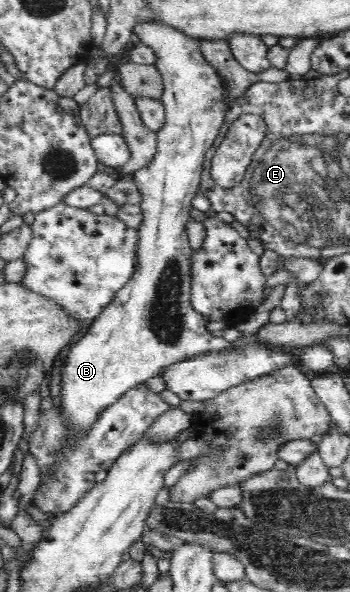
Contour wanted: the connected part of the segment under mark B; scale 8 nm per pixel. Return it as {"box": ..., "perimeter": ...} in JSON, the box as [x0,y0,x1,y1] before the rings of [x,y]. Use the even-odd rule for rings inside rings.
{"box":[54,19,232,446],"perimeter":[[[140,19],[136,21],[131,28],[133,32],[133,37],[137,43],[145,44],[150,50],[154,51],[156,55],[156,62],[154,66],[158,70],[162,78],[162,83],[164,86],[162,98],[160,101],[163,103],[165,109],[165,122],[164,126],[158,130],[157,134],[157,151],[152,157],[150,163],[146,166],[140,168],[132,174],[132,178],[136,179],[140,189],[142,190],[144,199],[141,205],[142,213],[144,215],[144,221],[141,222],[140,229],[137,230],[137,244],[136,244],[136,256],[137,256],[137,268],[133,276],[129,278],[128,284],[125,284],[124,288],[121,288],[114,296],[114,300],[108,304],[106,308],[100,313],[100,316],[96,317],[96,320],[91,324],[91,326],[86,330],[86,334],[72,345],[69,349],[68,354],[63,362],[62,367],[57,370],[56,373],[56,390],[54,393],[58,394],[60,401],[60,414],[62,418],[66,420],[66,436],[64,440],[68,442],[68,446],[78,446],[78,442],[92,430],[92,426],[98,422],[101,412],[108,408],[109,405],[116,404],[117,400],[120,400],[120,396],[124,396],[125,392],[129,389],[136,388],[137,385],[143,384],[146,380],[154,378],[154,376],[160,374],[164,368],[170,367],[171,364],[179,363],[183,360],[191,359],[193,356],[202,356],[205,353],[214,352],[224,352],[225,349],[232,349],[232,342],[224,340],[221,335],[213,334],[206,330],[206,322],[203,319],[203,315],[196,312],[196,309],[191,303],[191,250],[192,242],[189,240],[187,235],[186,224],[190,220],[188,215],[188,210],[191,208],[192,199],[199,194],[199,184],[202,180],[202,170],[203,162],[205,159],[206,151],[212,146],[216,136],[218,136],[221,130],[222,124],[224,123],[225,117],[228,115],[229,106],[231,105],[231,94],[229,94],[229,86],[227,86],[227,81],[223,78],[222,74],[205,60],[203,53],[201,52],[201,44],[196,38],[189,38],[188,35],[184,34],[180,30],[176,30],[176,27],[167,26],[164,23],[150,23],[145,19]]]}

